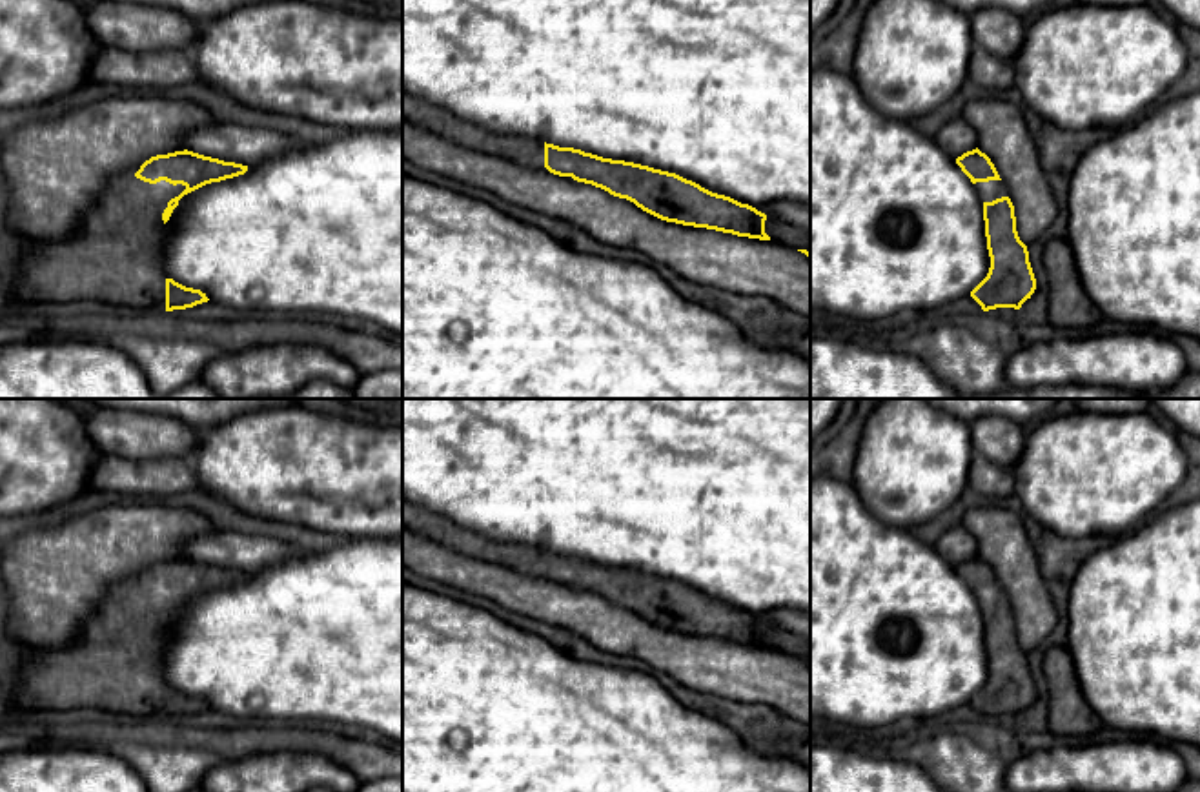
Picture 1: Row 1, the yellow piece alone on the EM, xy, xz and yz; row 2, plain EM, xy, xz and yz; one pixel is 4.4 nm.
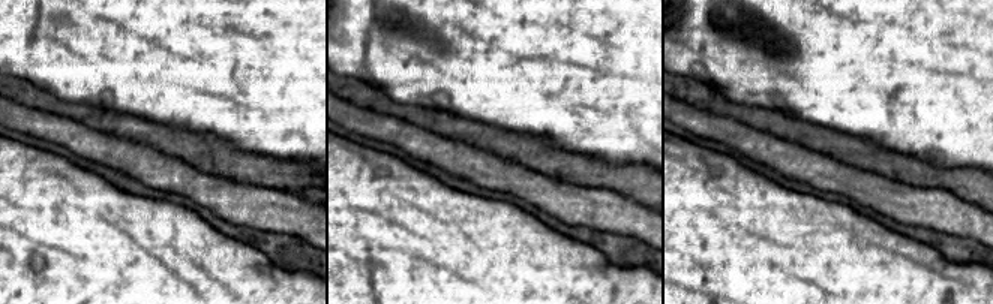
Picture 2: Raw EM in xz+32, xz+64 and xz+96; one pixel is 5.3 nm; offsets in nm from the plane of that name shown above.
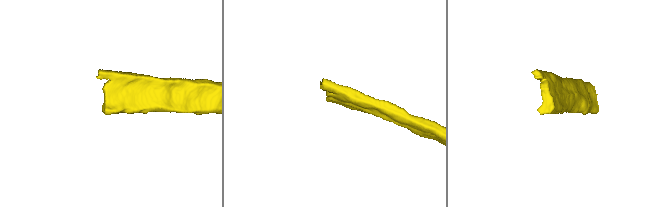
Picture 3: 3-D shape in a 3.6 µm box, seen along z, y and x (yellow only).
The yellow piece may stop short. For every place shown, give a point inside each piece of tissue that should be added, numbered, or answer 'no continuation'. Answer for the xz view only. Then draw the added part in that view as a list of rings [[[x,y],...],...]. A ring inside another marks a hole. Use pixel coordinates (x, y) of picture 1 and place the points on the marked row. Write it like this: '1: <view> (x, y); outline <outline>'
1: xz (439, 121); outline [[[402,87],[402,118],[444,140],[470,149],[499,155],[506,160],[534,168],[544,168],[544,142],[530,137],[503,135],[453,115],[450,109],[410,95]]]

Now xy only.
1: xy (115, 253); outline [[[138,169],[111,178],[71,235],[25,246],[18,279],[11,286],[15,299],[42,300],[53,306],[69,300],[98,300],[138,310],[166,310],[162,269],[166,226],[162,213],[168,202],[178,197],[186,186],[173,186],[166,180],[144,182],[135,177]]]

